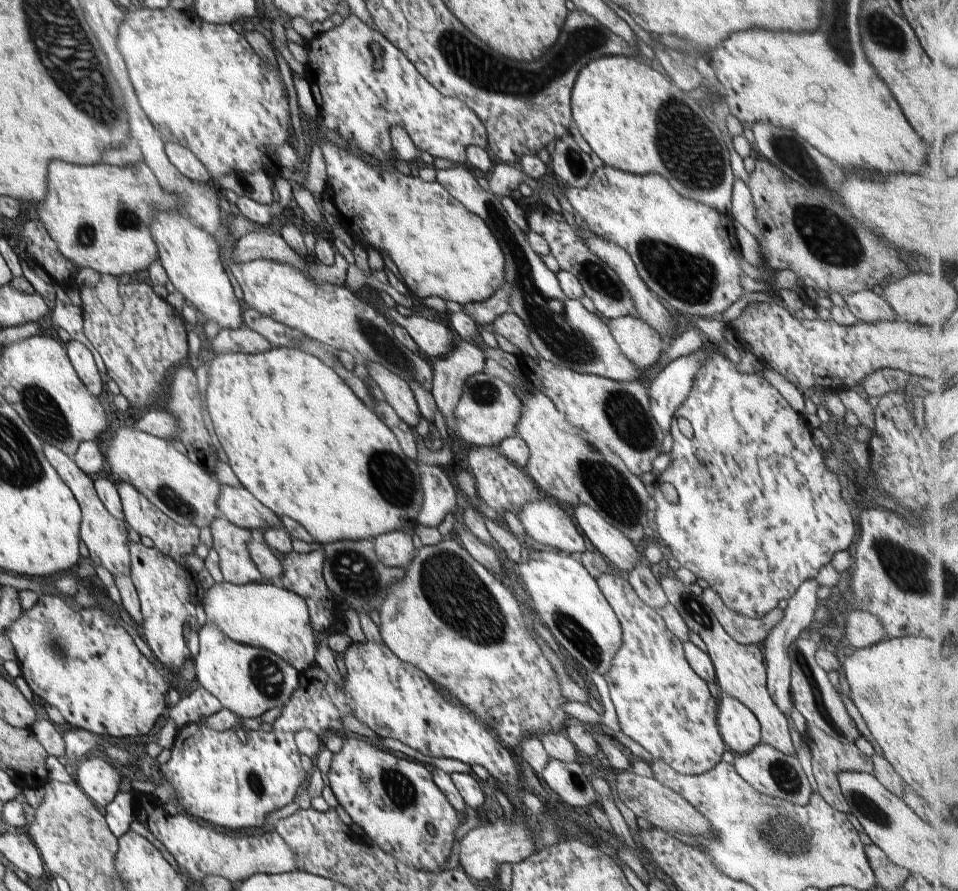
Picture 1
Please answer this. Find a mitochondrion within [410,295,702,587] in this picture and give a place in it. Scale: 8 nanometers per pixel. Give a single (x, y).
(611, 490)

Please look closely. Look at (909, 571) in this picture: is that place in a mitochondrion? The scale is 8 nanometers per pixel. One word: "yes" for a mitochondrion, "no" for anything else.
yes

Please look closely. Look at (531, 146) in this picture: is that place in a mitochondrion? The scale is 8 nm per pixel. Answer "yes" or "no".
no

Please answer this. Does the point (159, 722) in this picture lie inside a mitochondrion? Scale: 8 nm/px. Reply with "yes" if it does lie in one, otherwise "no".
no

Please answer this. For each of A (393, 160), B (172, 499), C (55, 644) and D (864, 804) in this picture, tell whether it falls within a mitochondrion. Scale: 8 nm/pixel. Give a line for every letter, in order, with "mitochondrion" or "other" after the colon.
A: other
B: mitochondrion
C: mitochondrion
D: mitochondrion

